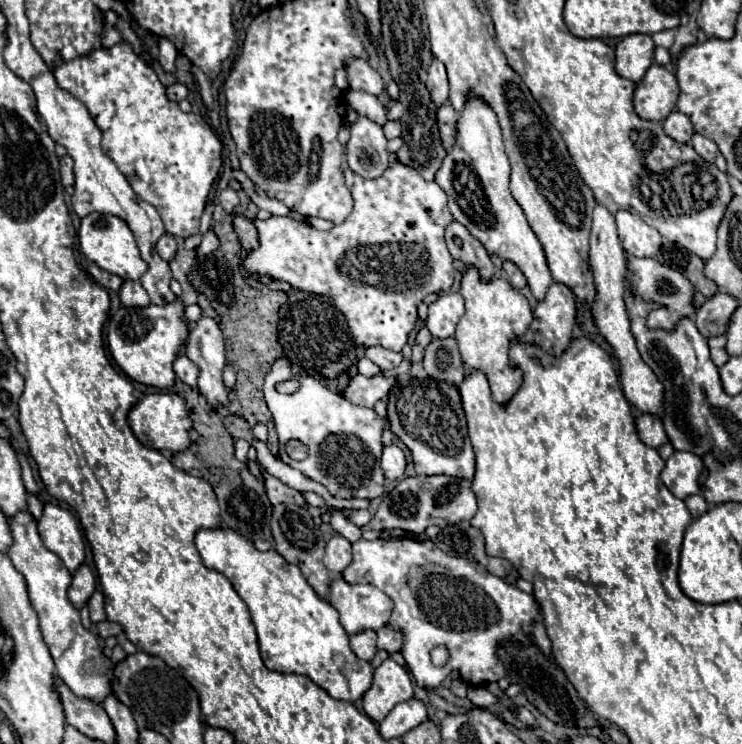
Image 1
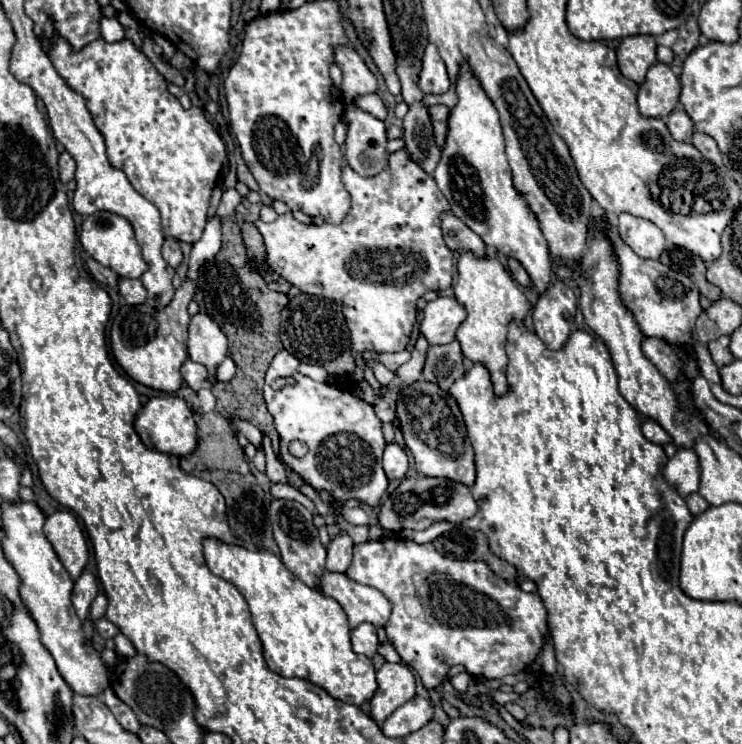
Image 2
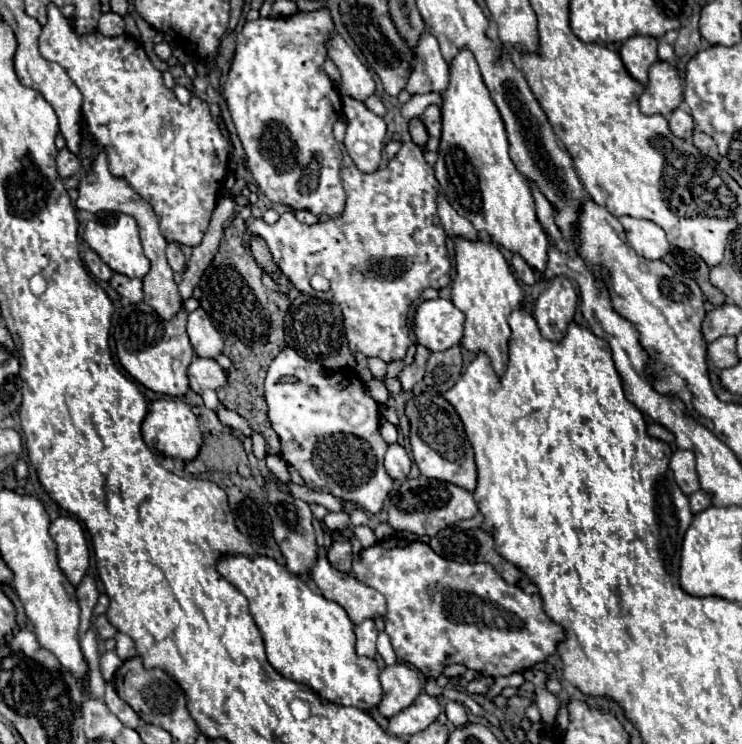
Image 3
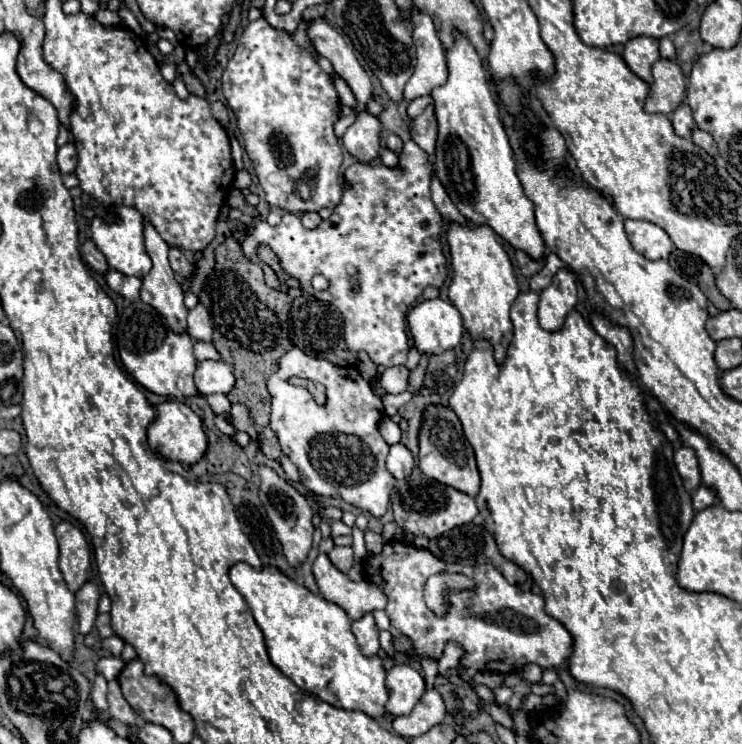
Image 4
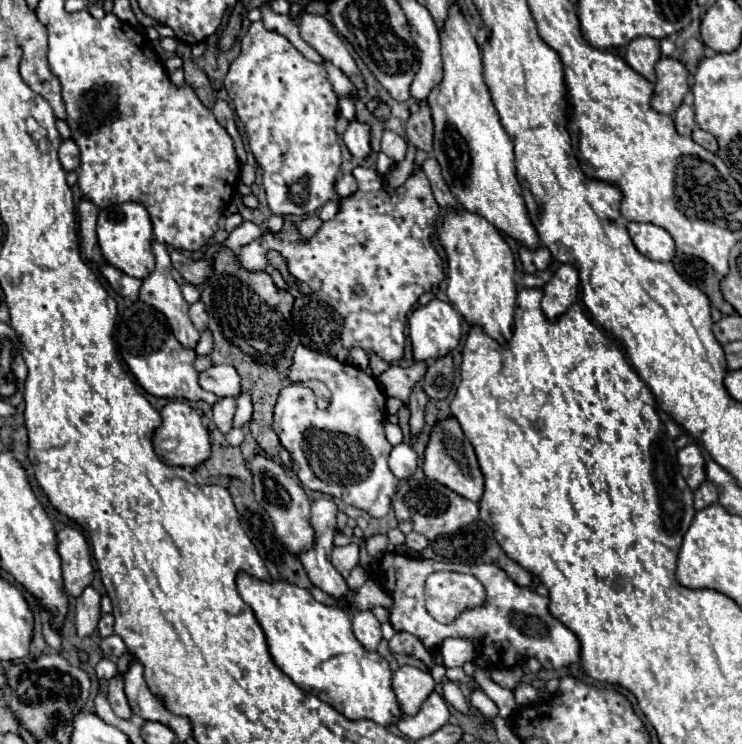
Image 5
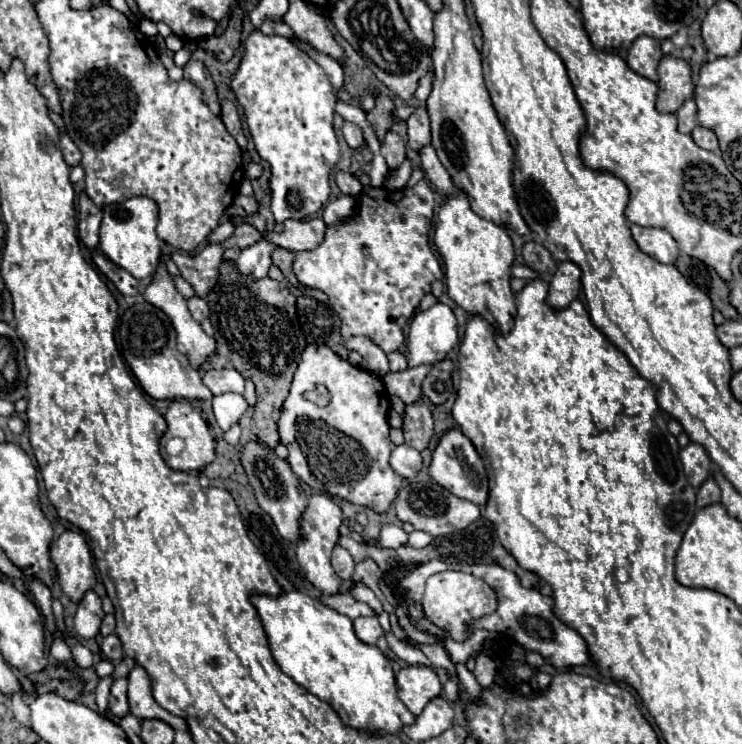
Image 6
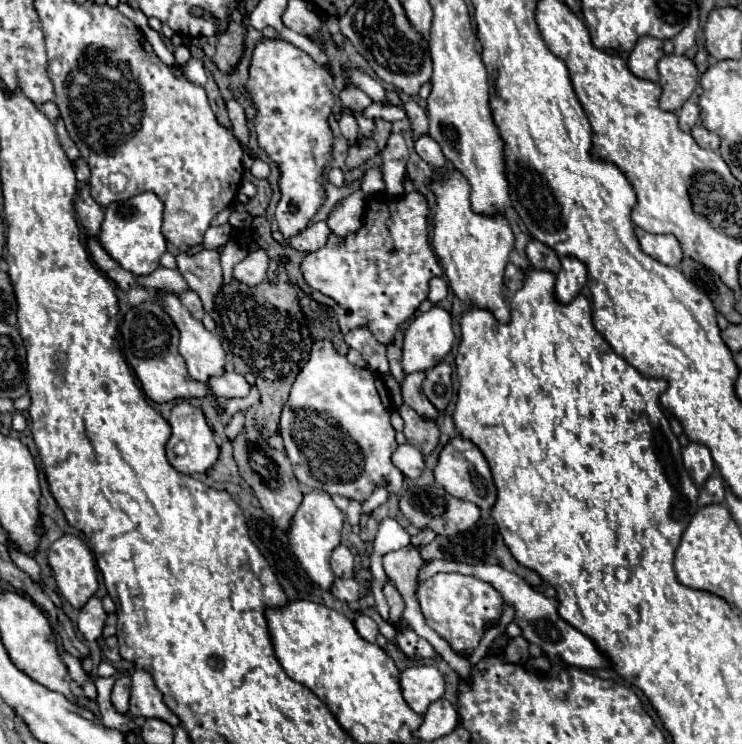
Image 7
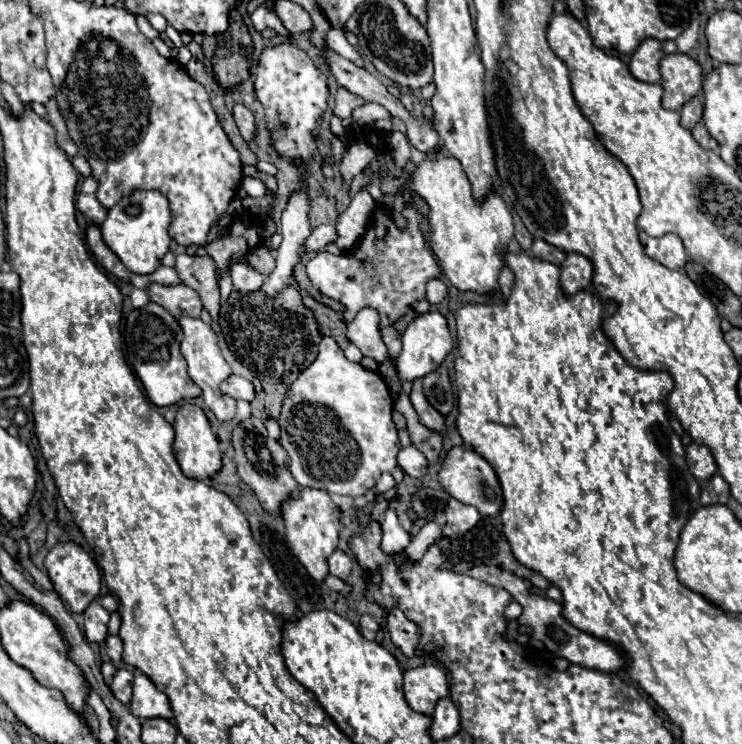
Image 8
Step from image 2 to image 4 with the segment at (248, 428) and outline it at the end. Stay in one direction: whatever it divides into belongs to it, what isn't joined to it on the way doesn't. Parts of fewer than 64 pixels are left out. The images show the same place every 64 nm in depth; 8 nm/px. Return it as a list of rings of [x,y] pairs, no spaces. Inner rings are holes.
[[[212,394],[208,396],[208,402],[210,402],[210,408],[214,414],[224,414],[226,420],[232,424],[232,414],[230,414],[230,402],[224,394]]]

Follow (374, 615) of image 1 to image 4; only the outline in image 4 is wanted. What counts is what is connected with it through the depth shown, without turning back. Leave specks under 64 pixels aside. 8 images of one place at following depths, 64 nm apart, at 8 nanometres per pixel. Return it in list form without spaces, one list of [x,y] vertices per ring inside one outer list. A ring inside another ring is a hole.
[[[320,554],[312,566],[314,578],[318,584],[320,594],[328,600],[338,604],[352,620],[362,618],[368,612],[384,610],[386,596],[376,588],[372,582],[352,582],[346,574],[342,574],[326,554]]]

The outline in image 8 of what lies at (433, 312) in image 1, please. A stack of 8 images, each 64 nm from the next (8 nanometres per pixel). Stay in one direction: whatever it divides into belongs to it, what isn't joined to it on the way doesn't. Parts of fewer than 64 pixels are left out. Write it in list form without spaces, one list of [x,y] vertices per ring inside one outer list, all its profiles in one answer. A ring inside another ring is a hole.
[[[440,312],[420,314],[418,318],[414,318],[414,322],[402,334],[402,352],[396,360],[398,376],[408,382],[412,382],[416,378],[424,378],[428,372],[436,370],[444,362],[444,358],[452,350],[452,344],[454,344],[452,334],[448,330],[448,322],[446,322],[444,314],[440,314]]]

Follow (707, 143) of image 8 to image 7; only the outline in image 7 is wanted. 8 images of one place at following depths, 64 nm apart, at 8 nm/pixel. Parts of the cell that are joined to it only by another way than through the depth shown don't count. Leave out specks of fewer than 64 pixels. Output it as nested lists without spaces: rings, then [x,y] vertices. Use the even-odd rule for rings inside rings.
[[[694,126],[692,128],[692,138],[698,142],[698,146],[702,146],[702,148],[710,148],[710,150],[718,150],[718,146],[720,146],[720,138],[714,134],[714,132],[710,132],[710,130],[706,130],[704,126]]]

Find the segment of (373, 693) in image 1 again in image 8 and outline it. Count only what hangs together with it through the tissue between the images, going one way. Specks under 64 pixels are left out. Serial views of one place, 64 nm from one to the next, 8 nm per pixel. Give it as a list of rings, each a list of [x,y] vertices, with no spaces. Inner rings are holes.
[[[418,666],[404,672],[404,698],[414,712],[432,714],[436,700],[448,696],[448,680],[438,666]]]

